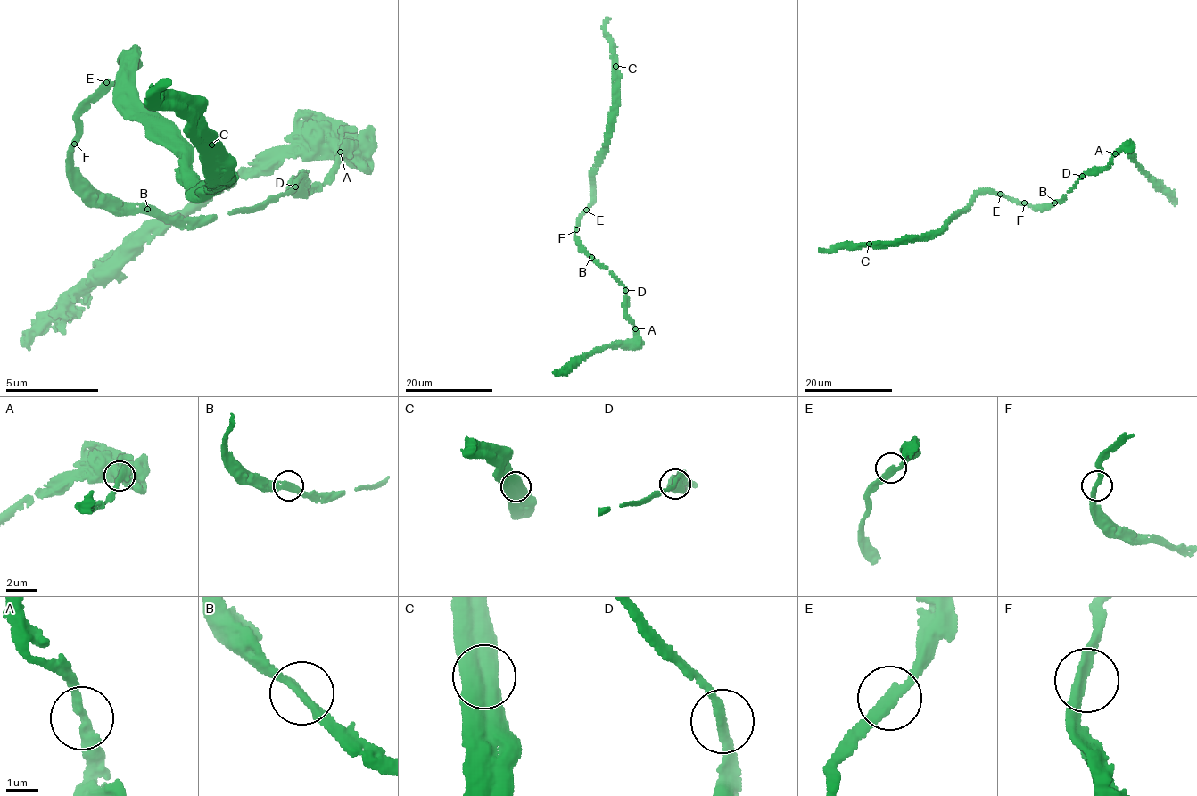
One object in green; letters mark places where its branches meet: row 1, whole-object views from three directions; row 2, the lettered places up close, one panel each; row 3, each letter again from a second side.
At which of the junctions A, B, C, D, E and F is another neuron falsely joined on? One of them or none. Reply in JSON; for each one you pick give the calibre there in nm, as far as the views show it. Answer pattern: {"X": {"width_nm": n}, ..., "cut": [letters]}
{"C": {"width_nm": 700}, "cut": ["C"]}

